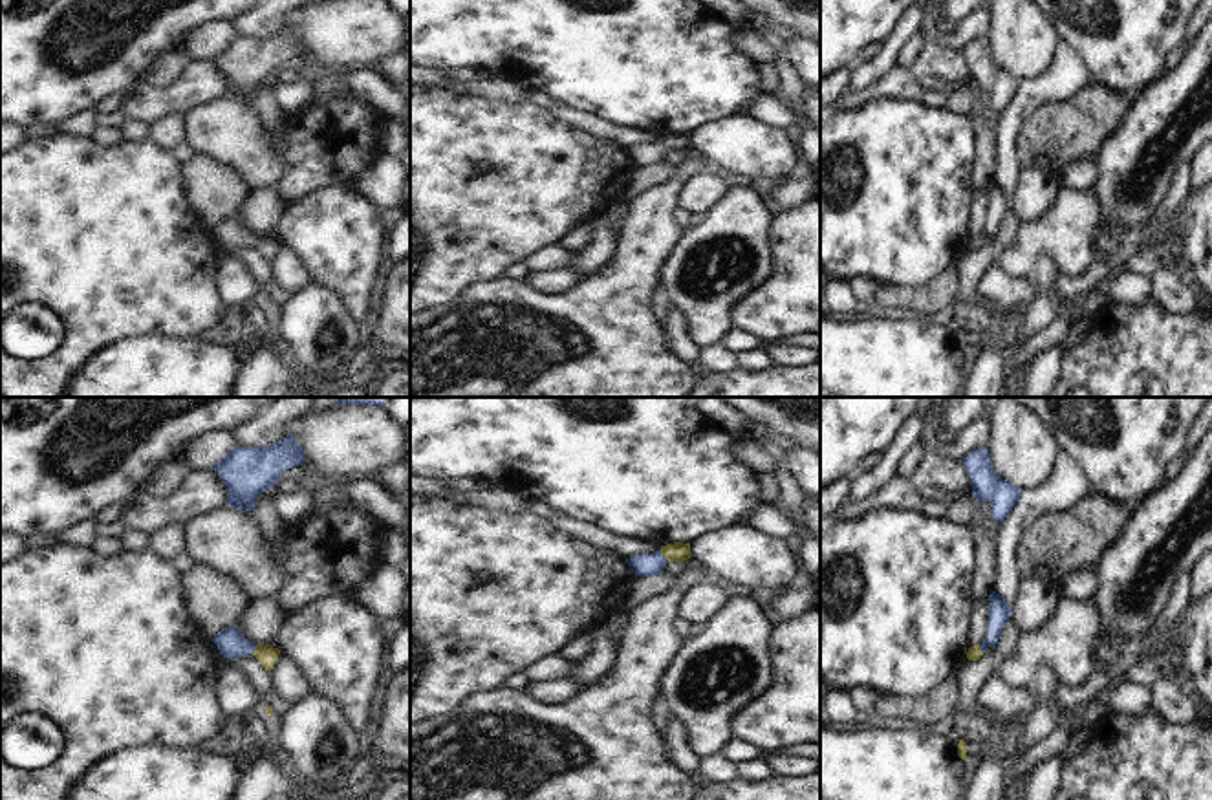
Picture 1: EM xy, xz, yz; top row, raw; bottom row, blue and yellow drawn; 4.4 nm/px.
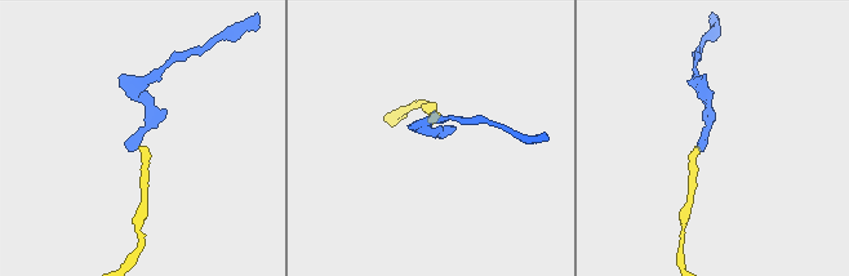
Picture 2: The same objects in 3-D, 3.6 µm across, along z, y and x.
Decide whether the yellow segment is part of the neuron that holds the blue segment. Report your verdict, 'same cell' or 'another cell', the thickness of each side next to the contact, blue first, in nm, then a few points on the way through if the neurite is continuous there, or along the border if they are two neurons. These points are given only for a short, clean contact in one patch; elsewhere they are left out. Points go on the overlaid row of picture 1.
same cell | 120/90 nm | across xy (231, 643), (255, 647), (266, 654)

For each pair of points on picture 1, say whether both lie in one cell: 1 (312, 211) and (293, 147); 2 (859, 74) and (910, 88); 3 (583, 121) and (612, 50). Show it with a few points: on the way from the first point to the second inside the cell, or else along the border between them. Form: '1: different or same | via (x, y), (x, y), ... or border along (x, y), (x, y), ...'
1: different | border along (348, 185), (321, 185), (286, 207)
2: different | border along (896, 61), (877, 81)
3: different | border along (555, 103), (566, 103), (627, 127)

